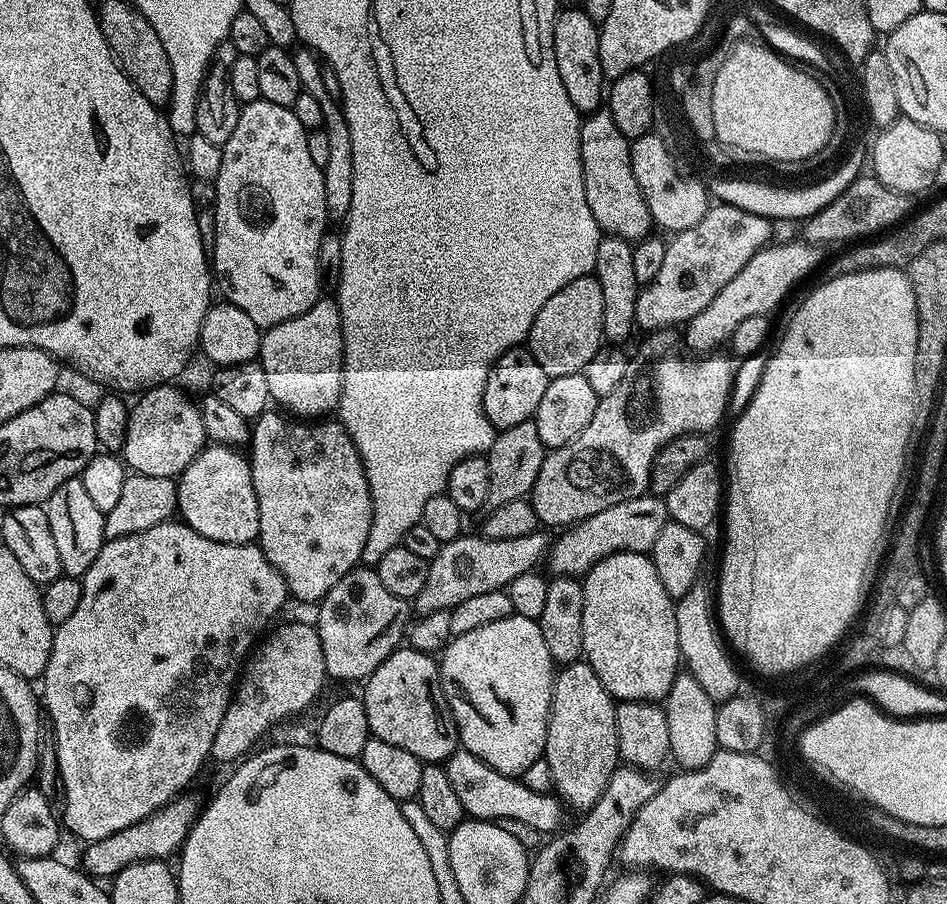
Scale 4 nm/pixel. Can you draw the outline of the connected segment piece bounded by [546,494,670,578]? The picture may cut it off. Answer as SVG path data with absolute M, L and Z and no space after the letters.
M645 494L638 498L630 498L626 502L618 502L618 506L609 506L606 510L598 510L590 518L581 520L561 531L560 536L551 541L550 551L546 557L547 563L552 563L553 573L556 576L583 577L599 560L615 552L643 552L651 553L654 542L661 532L662 526L670 523L668 501L663 496Z

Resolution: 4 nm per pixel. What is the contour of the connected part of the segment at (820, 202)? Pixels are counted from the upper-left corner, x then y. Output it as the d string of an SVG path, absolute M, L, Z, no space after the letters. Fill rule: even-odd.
M860 144L854 145L848 158L839 166L838 170L814 186L784 188L746 178L712 178L707 180L706 187L709 195L719 203L736 206L738 209L747 210L752 214L760 214L773 222L779 222L779 220L797 220L800 222L820 212L834 198L844 192L846 186L863 171L862 164L864 162L865 165L867 152L865 145L864 147Z

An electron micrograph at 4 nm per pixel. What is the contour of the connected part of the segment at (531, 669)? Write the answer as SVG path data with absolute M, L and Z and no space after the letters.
M513 614L502 618L502 622L478 626L478 630L453 636L438 663L440 684L448 695L446 707L452 711L462 747L486 762L486 766L507 776L520 778L531 763L544 755L548 715L552 705L554 661L550 650L546 650L546 642L542 642L539 623Z

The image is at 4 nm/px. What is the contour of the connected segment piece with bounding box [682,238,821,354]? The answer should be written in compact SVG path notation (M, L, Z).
M803 239L788 240L785 244L769 243L763 248L742 270L738 270L738 275L722 290L718 290L714 302L706 306L694 319L688 321L682 332L682 340L693 348L693 353L708 354L720 343L731 341L734 334L734 326L742 322L742 318L754 318L755 316L768 316L783 302L788 296L788 291L795 286L799 280L804 280L820 264L821 249L817 245L809 244Z

